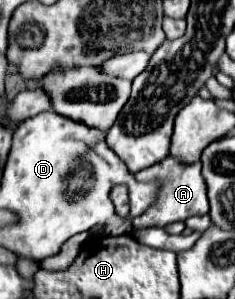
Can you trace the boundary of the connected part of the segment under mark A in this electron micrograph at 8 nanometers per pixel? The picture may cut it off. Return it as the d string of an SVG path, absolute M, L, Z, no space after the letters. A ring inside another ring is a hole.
M169 155L161 163L155 163L153 167L147 167L139 173L135 173L137 181L151 181L151 179L163 179L163 189L155 205L151 205L143 215L133 219L135 229L143 227L165 227L173 221L185 221L193 215L207 215L209 213L209 201L207 201L207 185L201 175L201 161L195 163L183 163L177 157Z

